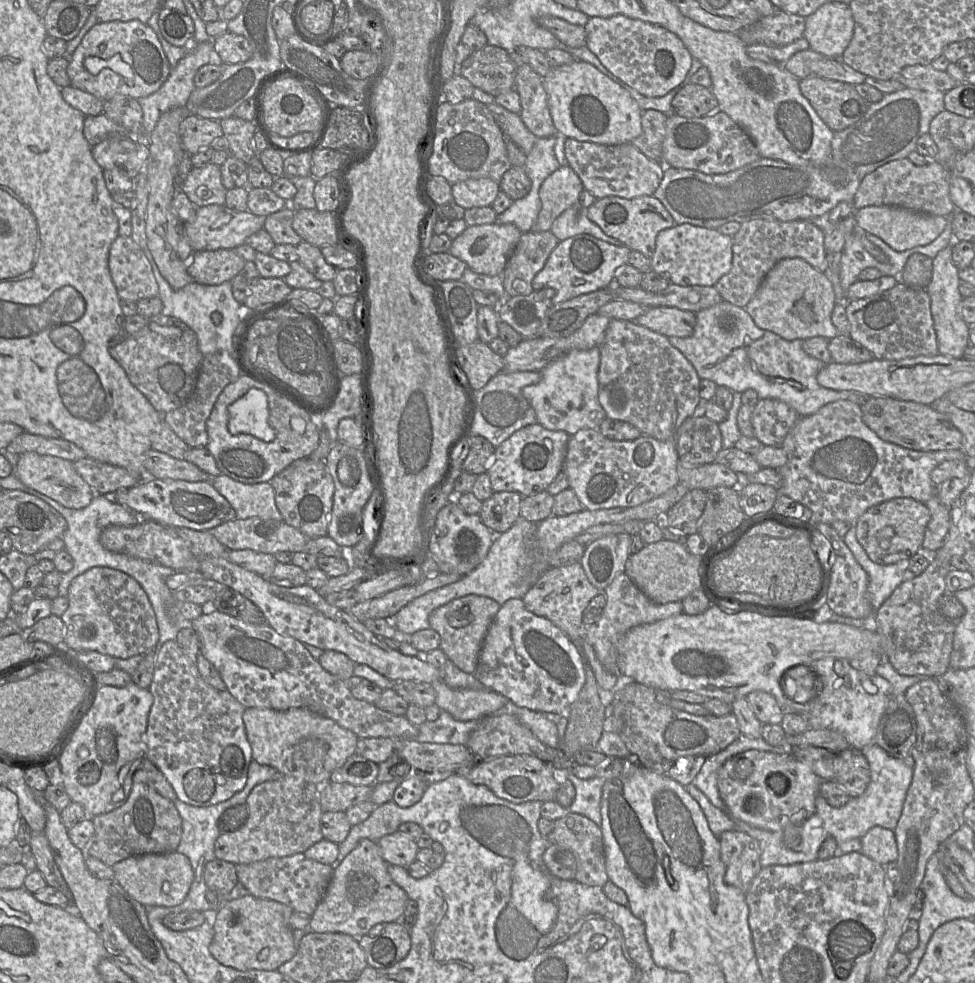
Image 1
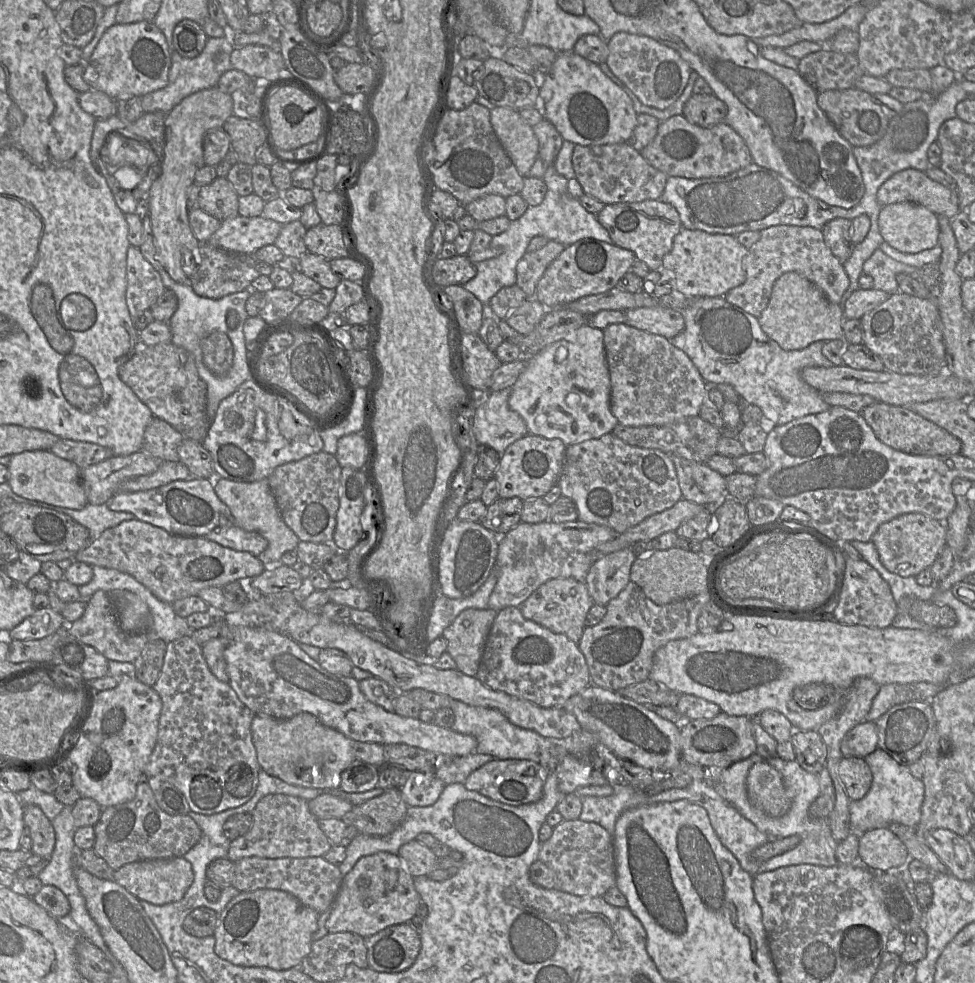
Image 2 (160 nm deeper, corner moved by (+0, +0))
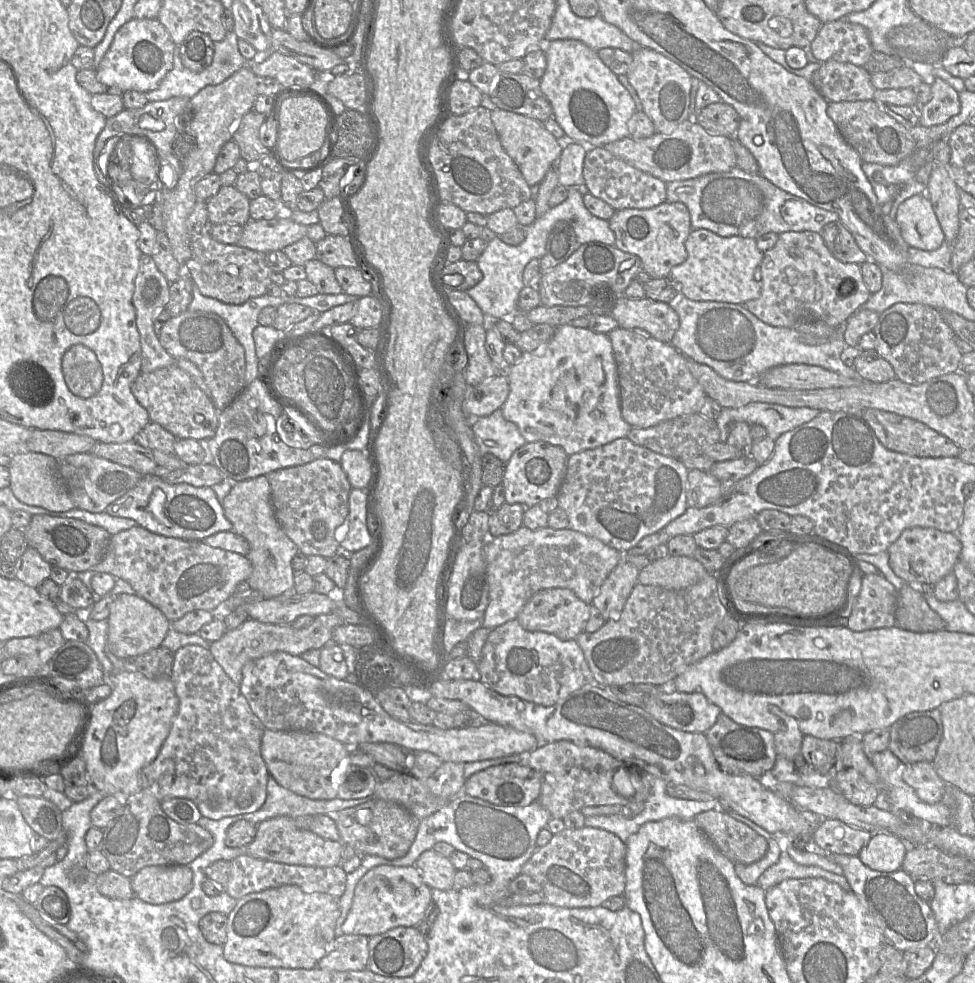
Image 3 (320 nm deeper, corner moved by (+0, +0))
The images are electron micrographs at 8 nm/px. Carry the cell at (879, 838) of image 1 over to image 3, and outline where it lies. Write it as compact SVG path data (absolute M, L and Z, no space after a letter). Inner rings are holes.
M873 832L858 854L868 868L880 872L894 872L902 867L909 845L888 832Z

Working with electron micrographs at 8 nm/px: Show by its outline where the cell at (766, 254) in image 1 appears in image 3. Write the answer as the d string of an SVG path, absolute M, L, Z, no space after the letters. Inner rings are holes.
M789 231L779 234L775 246L764 252L759 268L760 295L741 305L771 326L794 328L798 321L811 317L829 326L839 327L845 324L871 295L864 283L861 266L836 259L827 248L821 234L813 231ZM788 267L793 267L797 272L795 284L788 281Z

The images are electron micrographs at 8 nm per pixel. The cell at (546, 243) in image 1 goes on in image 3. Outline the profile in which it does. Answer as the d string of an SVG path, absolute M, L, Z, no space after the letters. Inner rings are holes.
M557 222L548 235L546 253L539 261L541 273L564 262L580 245L570 222Z

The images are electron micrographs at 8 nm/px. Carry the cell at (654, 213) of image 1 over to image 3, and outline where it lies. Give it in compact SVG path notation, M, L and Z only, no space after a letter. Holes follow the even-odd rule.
M664 202L648 209L616 210L608 220L615 234L615 247L640 258L642 269L651 278L667 278L671 269L687 259L685 241L690 232L690 213L686 205L680 202Z

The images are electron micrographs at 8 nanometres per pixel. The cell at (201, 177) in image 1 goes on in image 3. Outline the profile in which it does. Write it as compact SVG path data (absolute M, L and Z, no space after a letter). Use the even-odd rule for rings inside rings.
M222 186L218 193L206 201L211 224L244 226L251 218L250 199L234 186Z

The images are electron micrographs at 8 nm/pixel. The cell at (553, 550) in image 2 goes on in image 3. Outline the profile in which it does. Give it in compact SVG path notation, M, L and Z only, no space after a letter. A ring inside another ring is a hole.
M524 525L516 531L496 537L488 537L483 544L487 566L488 605L483 615L483 626L494 629L509 620L516 619L524 604L537 592L547 588L567 588L587 604L597 594L603 581L622 560L620 551L602 541L571 528L553 529L549 526L531 530Z

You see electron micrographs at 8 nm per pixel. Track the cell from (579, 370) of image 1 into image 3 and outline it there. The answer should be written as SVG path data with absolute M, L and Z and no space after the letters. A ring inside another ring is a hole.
M570 324L558 326L550 341L539 351L522 352L516 363L501 372L507 375L509 382L509 394L501 407L502 415L506 420L516 424L526 442L544 441L552 445L558 445L561 446L569 456L586 449L593 449L605 445L618 438L624 438L632 428L621 416L617 366L607 333L595 333L589 328L573 327Z

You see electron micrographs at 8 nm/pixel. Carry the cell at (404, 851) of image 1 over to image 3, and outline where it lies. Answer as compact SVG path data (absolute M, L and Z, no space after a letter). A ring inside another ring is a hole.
M432 849L420 854L415 867L420 871L425 884L431 889L450 890L454 888L456 868L448 858Z

